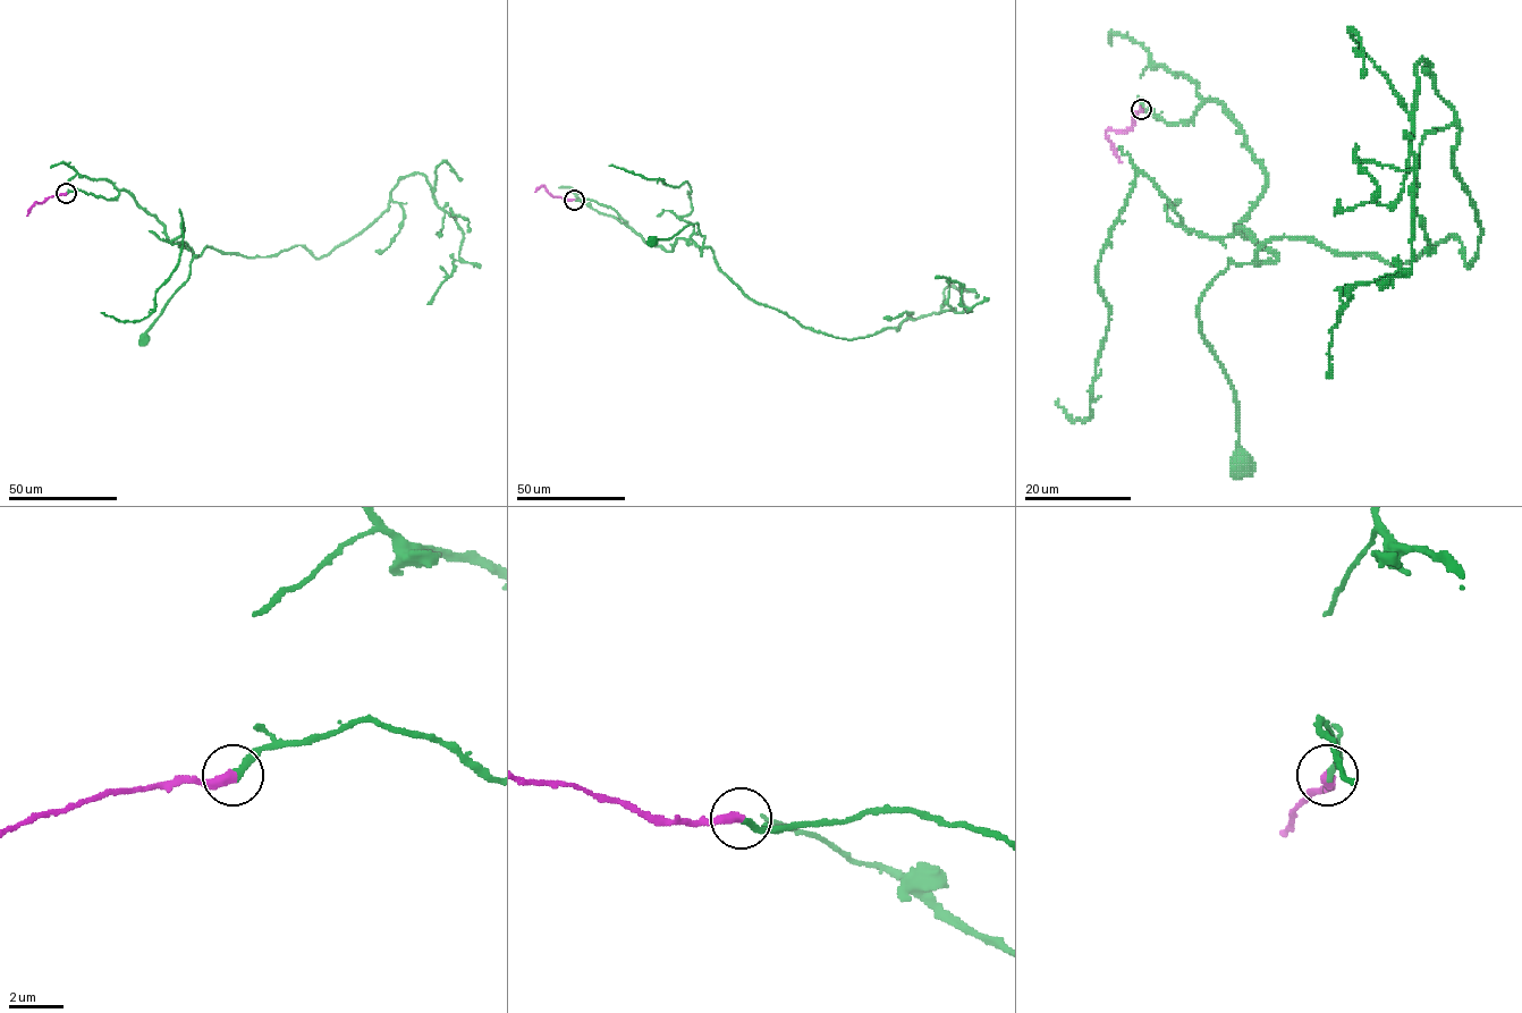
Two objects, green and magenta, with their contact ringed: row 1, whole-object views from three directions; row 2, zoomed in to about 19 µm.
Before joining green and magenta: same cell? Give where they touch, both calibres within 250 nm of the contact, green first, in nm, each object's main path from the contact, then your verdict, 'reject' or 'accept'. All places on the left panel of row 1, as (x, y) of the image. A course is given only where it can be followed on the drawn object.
(66, 193) | 260/380 nm | green via (66, 193), (115, 200), (127, 190), (170, 242), (185, 242), (196, 255), (144, 339) | magenta via (66, 193), (35, 203), (27, 216) | accept

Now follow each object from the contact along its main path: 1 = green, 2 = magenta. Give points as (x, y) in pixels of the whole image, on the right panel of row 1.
1: (1141, 108), (1186, 123), (1219, 100), (1266, 174), (1235, 229), (1276, 258), (1229, 258), (1199, 307), (1243, 464)
2: (1141, 108), (1129, 129), (1106, 131), (1114, 154), (1122, 162)

